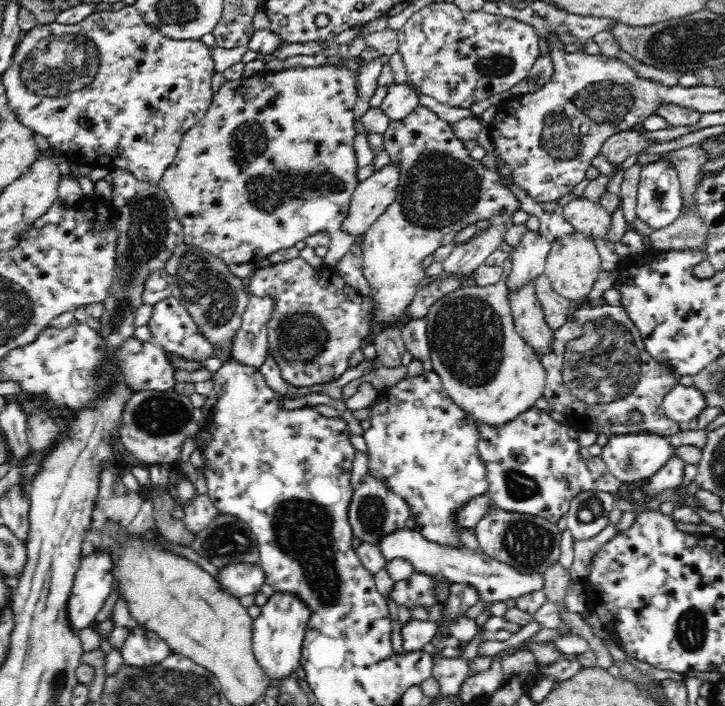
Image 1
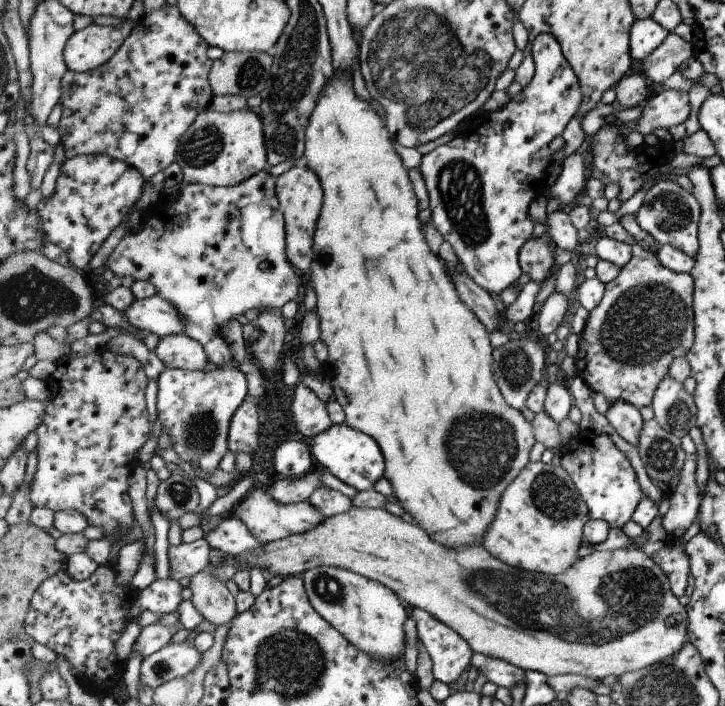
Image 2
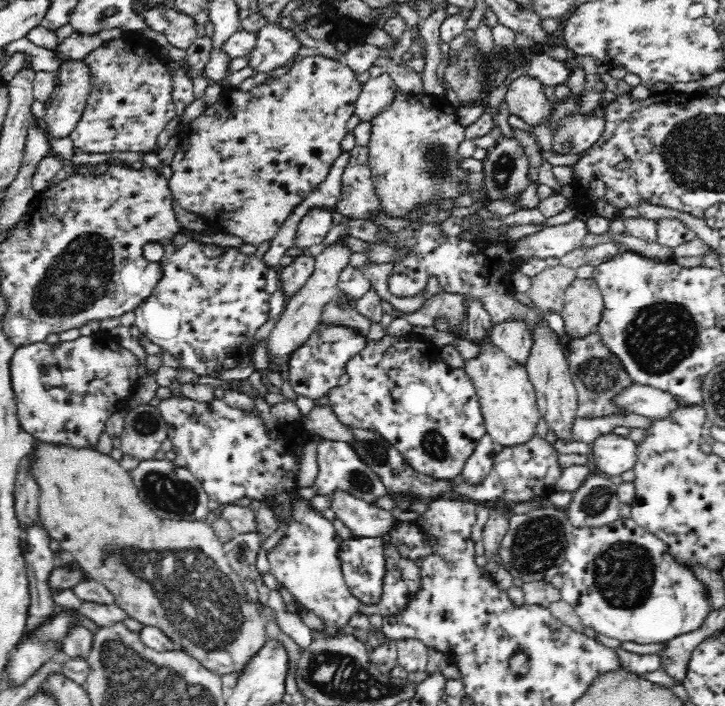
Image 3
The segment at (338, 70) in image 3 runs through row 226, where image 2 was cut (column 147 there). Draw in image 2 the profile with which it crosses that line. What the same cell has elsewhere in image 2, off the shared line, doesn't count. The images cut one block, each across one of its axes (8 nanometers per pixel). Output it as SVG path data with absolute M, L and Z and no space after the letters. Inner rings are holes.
M266 168L260 170L253 177L246 181L240 182L238 185L221 186L221 185L206 185L206 184L190 184L187 185L179 193L176 202L167 202L163 200L163 204L151 206L149 212L142 212L141 220L143 229L140 232L125 234L121 242L115 247L111 255L108 257L106 267L109 267L112 272L120 277L130 274L135 280L148 280L152 282L158 293L163 295L163 298L170 300L180 312L180 315L186 320L186 332L189 336L198 340L203 346L208 360L212 366L223 367L232 366L234 364L234 352L230 349L230 343L226 341L226 326L231 321L236 321L235 316L245 314L247 310L283 308L285 302L293 300L297 302L299 290L301 290L301 276L297 276L296 268L293 268L292 262L289 262L286 249L286 216L283 214L282 206L276 190L276 180L278 177L273 176Z

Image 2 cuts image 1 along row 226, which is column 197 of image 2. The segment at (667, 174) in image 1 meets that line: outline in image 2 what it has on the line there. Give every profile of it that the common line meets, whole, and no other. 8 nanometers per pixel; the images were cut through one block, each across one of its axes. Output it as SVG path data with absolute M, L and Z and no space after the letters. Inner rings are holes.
M181 643L164 646L159 652L143 658L139 673L139 690L149 687L155 690L162 683L194 671L201 662L202 654L191 644Z

